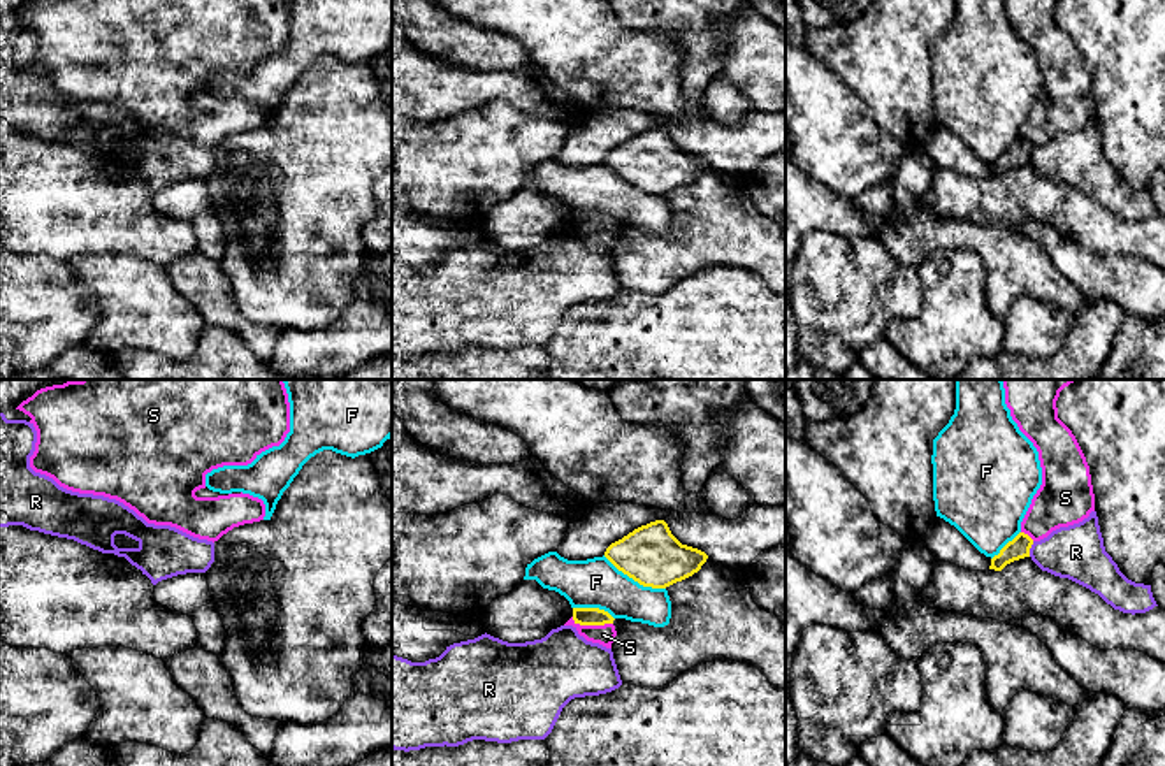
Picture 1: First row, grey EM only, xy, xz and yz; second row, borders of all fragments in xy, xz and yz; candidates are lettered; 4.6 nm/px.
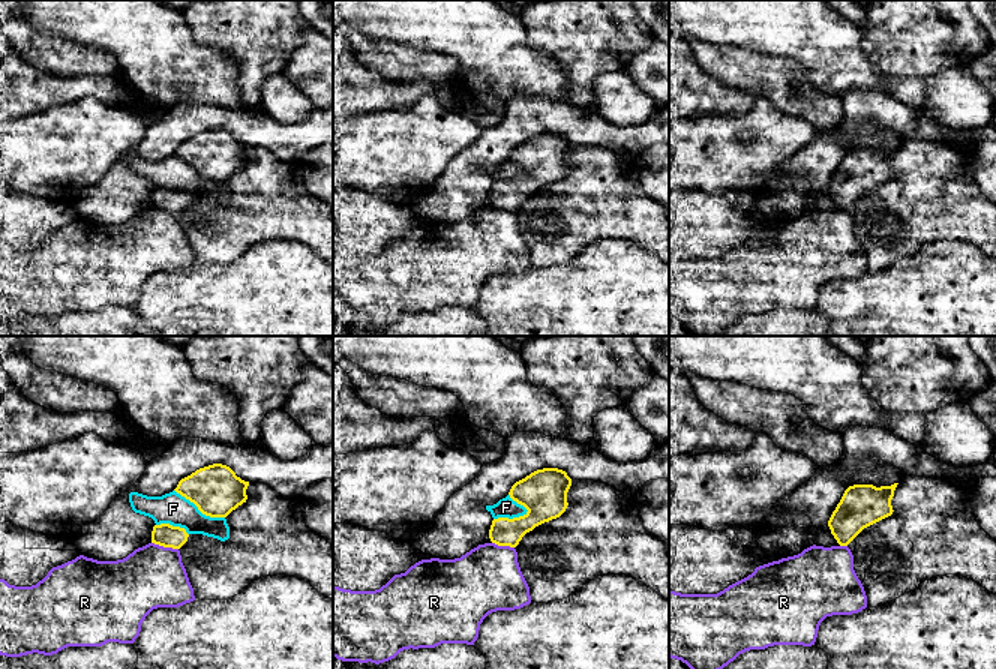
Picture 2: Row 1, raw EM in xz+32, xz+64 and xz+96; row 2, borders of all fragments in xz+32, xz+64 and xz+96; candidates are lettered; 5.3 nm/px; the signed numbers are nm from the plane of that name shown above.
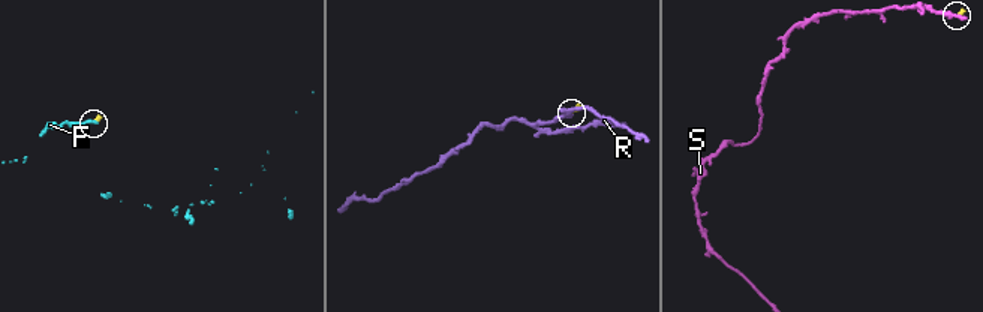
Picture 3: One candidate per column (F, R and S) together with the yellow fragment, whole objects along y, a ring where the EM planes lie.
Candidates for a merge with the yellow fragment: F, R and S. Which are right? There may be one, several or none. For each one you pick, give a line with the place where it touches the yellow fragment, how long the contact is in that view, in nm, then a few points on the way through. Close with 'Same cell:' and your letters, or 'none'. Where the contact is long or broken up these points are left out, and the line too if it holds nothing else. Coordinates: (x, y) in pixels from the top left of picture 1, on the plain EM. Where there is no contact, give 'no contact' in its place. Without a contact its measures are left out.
Same cell: none

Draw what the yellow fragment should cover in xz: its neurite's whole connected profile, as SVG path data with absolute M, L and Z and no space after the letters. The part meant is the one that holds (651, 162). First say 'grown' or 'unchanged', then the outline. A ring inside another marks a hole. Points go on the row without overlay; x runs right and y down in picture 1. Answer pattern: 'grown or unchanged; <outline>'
unchanged; M664 126L641 132L611 149L604 163L643 193L666 195L701 176L708 162L682 151Z

